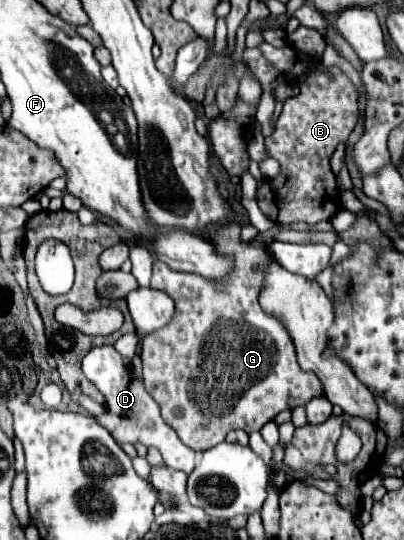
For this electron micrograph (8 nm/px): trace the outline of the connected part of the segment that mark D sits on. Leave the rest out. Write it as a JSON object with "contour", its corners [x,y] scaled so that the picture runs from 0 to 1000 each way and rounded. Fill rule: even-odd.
{"contour":[[[238,641],[228,644],[208,667],[203,667],[203,689],[213,693],[213,700],[252,726],[257,733],[257,767],[233,770],[238,781],[248,781],[292,822],[356,822],[356,826],[381,826],[396,833],[406,856],[431,867],[431,870],[450,870],[460,878],[470,878],[485,863],[485,837],[475,830],[465,830],[460,822],[450,822],[450,815],[431,804],[431,796],[406,781],[401,767],[396,767],[396,752],[386,748],[386,741],[361,726],[351,704],[342,700],[342,693],[307,674],[307,663],[297,659],[297,652],[282,641]]]}

